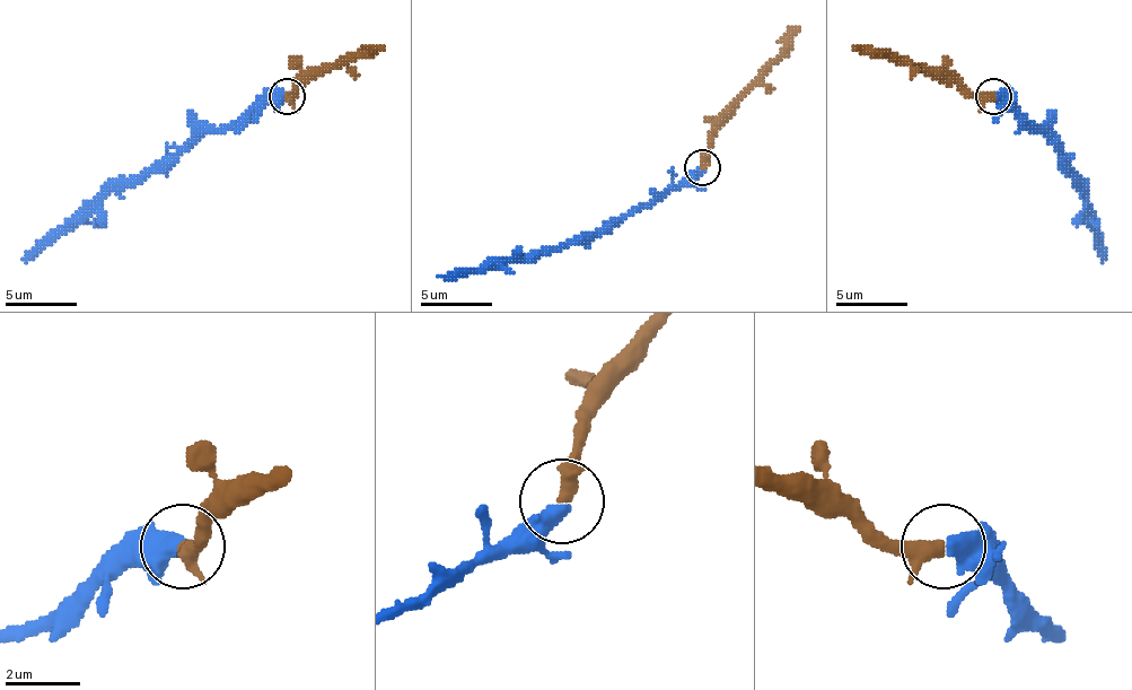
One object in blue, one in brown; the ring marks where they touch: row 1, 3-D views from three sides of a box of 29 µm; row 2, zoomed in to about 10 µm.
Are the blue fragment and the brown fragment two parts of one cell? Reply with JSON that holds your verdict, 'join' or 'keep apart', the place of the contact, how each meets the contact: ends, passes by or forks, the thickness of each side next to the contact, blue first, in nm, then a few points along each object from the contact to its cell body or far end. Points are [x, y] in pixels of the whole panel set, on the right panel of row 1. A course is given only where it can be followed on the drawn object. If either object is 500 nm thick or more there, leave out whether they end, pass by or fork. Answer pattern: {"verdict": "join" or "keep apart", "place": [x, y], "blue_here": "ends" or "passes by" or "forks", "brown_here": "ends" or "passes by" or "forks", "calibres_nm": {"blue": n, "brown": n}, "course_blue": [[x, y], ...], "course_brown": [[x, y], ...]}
{"verdict": "join", "place": [993, 96], "calibres_nm": {"blue": 500, "brown": 320}, "course_blue": [[994, 96], [1012, 107], [1034, 129], [1044, 132], [1067, 155], [1067, 162], [1080, 183], [1103, 259]], "course_brown": [[994, 96], [965, 93], [932, 75], [853, 46]]}

